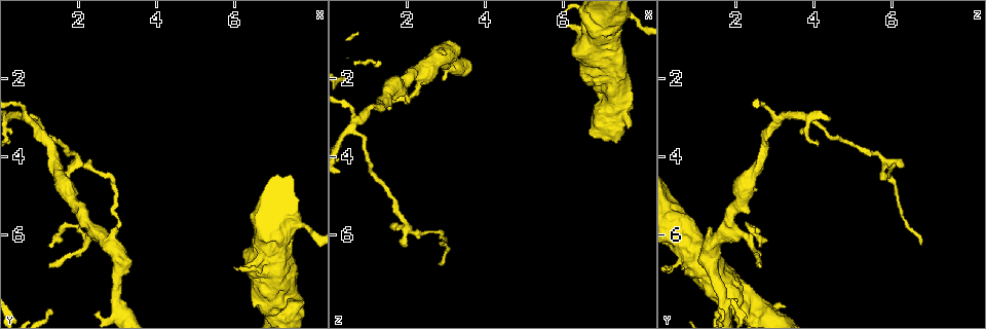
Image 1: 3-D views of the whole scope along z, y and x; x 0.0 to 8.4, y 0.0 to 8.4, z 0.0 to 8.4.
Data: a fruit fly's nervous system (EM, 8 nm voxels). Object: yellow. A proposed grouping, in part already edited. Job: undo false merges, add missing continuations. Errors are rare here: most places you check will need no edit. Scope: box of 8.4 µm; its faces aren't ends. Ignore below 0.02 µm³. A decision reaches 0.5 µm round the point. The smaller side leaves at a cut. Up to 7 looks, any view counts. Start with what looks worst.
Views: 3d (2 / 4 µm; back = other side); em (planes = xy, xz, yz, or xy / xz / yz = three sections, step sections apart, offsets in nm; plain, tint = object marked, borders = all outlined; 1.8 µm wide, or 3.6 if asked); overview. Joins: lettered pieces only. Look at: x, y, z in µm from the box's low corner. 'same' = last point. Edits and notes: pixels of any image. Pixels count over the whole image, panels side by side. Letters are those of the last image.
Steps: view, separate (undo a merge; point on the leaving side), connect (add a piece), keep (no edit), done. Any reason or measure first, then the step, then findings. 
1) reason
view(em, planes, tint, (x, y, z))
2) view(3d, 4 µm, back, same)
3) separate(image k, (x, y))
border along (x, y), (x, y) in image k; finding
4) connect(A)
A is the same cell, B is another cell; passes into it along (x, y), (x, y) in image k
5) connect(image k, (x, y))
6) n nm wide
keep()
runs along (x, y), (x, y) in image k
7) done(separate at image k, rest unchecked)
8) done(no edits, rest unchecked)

four arms meet
view(em, planes, tint, (0.60, 3.00, 3.25))

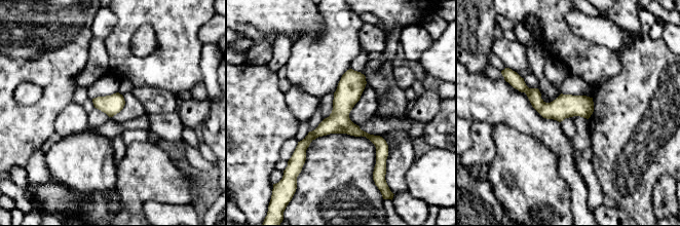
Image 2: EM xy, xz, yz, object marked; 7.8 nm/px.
view(em, planes, borders, same)

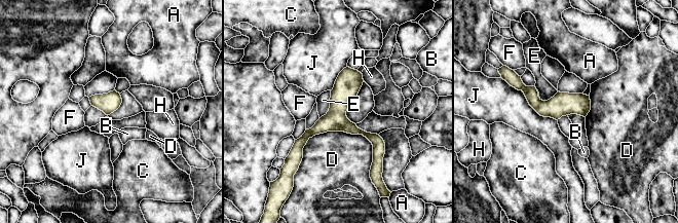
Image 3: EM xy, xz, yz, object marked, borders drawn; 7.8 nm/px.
keep()
A, B, C, D, E, F, H and J are other cells; runs along (358, 74), (338, 109), (299, 144), (299, 156) in image 3; all the same neuron

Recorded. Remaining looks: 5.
tapers out
view(em, xz, step 4, tint, (1.55, 4.60, 5.75))

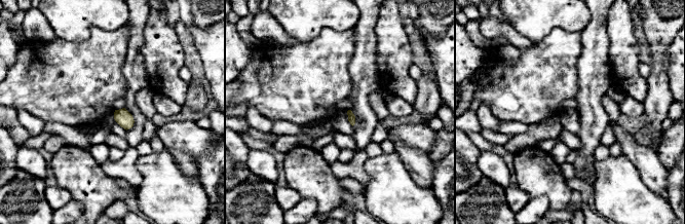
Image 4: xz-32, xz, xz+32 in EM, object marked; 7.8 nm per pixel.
cut it another way
view(em, planes, tint, same)

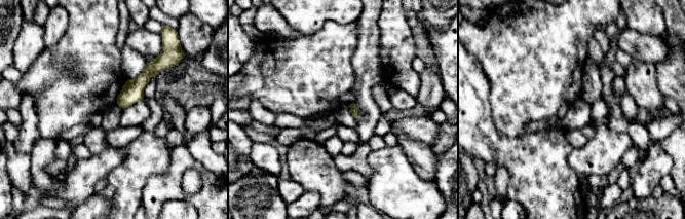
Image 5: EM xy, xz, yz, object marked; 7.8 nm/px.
view(em, planes, borders, same)

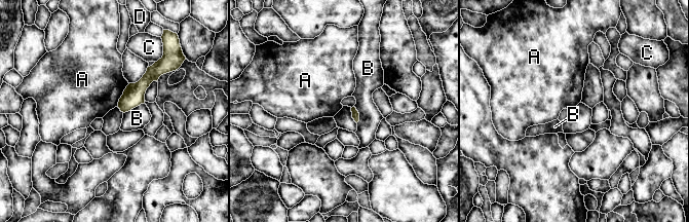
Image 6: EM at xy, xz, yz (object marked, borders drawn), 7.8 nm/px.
keep()
A, B, C and D are other cells; border along (129, 83), (117, 105) in image 6; no lettered piece goes on from it

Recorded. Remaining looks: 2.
done(no edits, rest unchecked)

